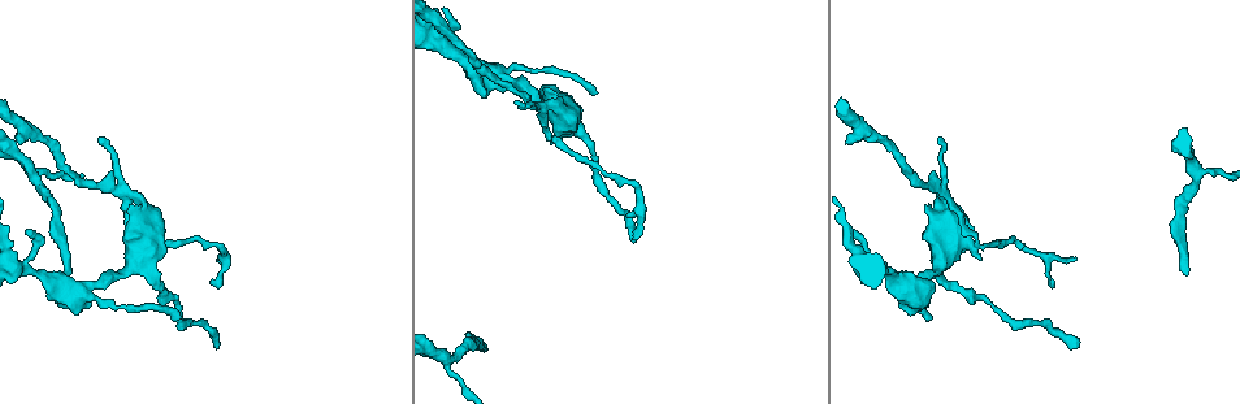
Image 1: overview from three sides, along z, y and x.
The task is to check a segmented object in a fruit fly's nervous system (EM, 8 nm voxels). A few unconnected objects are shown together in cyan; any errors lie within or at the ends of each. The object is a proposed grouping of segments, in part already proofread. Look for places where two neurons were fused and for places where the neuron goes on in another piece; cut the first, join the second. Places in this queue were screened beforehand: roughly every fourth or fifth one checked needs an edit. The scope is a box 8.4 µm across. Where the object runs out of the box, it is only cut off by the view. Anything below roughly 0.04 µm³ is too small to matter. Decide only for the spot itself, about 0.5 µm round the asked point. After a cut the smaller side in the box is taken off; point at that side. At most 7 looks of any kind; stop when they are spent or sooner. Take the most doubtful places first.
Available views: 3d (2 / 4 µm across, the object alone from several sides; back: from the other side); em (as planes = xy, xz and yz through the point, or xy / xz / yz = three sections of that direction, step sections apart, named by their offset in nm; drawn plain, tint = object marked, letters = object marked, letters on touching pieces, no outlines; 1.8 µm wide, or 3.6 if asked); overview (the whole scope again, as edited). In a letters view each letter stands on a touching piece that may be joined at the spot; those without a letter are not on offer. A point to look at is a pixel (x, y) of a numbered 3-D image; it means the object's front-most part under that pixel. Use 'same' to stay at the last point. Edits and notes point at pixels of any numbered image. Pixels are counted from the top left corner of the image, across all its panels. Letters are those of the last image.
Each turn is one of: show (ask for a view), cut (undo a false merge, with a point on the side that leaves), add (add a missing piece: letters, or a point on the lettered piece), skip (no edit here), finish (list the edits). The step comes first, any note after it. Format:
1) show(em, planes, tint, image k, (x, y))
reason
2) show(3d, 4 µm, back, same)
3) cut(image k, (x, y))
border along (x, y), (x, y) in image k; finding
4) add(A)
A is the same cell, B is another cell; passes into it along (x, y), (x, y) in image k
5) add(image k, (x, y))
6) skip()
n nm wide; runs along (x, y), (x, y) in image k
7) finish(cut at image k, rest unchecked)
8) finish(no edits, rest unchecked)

show(3d, 4 µm, image 1, (1185, 272))
thin end

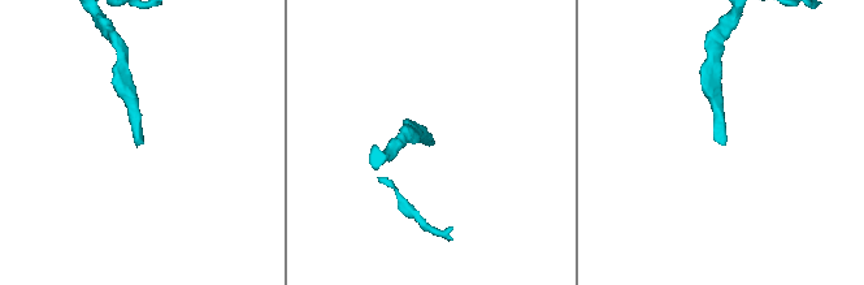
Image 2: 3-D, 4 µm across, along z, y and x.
show(em, planes, tint, image 2, (136, 145))
need the tissue

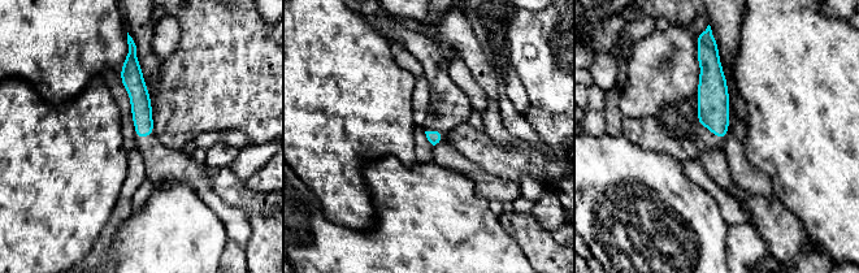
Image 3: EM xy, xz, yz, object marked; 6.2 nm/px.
show(em, planes, letters, same)

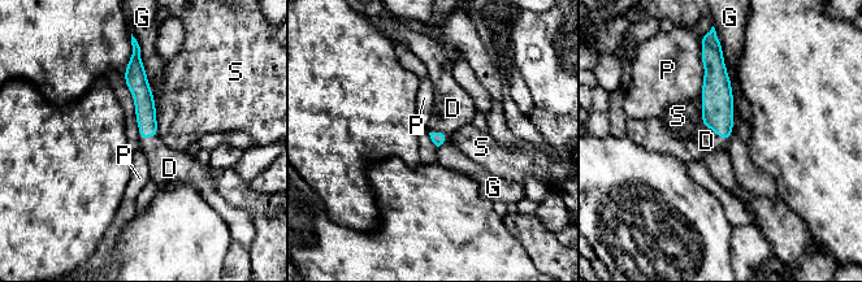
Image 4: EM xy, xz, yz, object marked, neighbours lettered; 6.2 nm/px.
add(D)
D is the same cell, G, P and S are other cells; passes into it along (717, 95), (715, 133), (706, 140) in image 4; it goes on there

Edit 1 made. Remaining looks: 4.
show(overview)
see it whole again

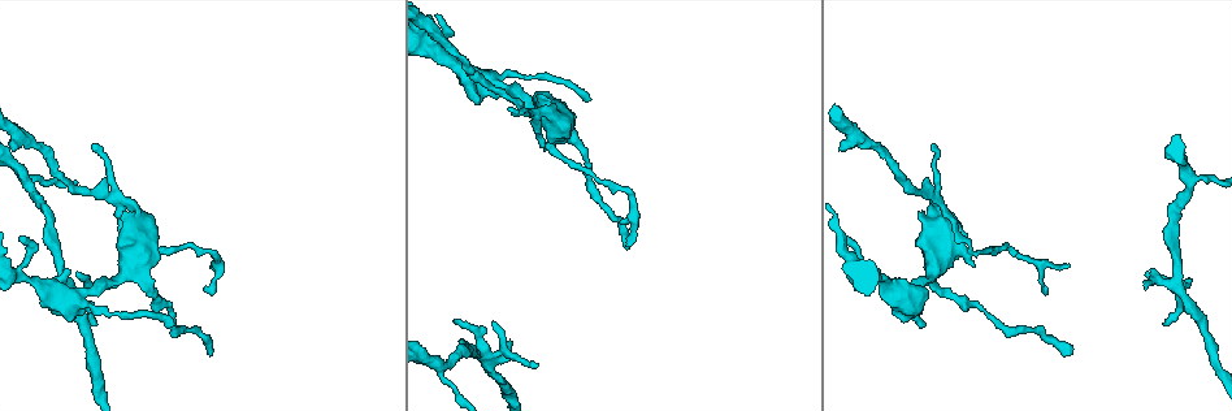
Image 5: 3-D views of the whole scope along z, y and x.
show(em, xy, step 16, letters, image 5, (73, 301))
sudden change in width

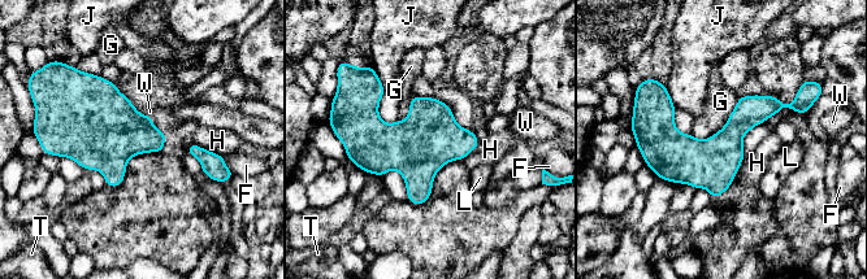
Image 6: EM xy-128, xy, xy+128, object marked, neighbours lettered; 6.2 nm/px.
skip()
G touches over 380 nm; F, G, H, J, L, T and W are other cells; border along (738, 96), (719, 130), (690, 134) in image 6; all the same neuron

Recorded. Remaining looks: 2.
show(3d, 4 µm, image 5, (126, 208))
calibre changes

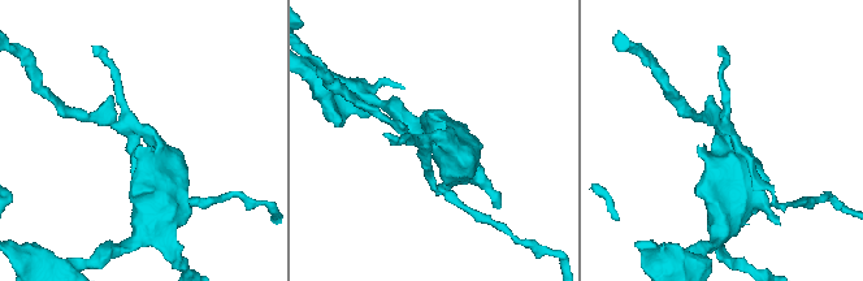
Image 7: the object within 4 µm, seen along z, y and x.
show(em, xy, step 16, letters, image 7, (729, 135))

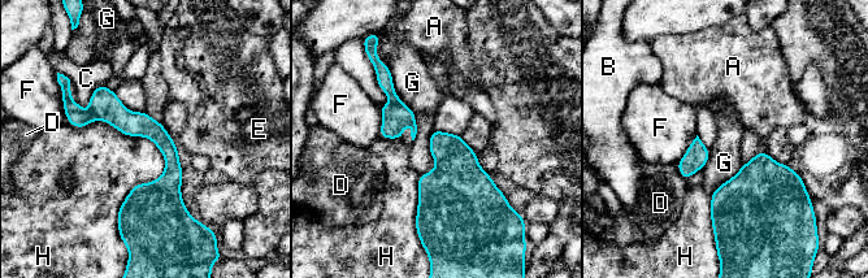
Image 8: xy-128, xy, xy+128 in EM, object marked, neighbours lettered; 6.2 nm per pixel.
cut(image 8, (394, 117))
H touches over 700 nm; A, B, C, D, E, F, G and H are other cells; two neurons meet here

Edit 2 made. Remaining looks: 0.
finish(add at image 4, cut at image 8, rest unchecked)

